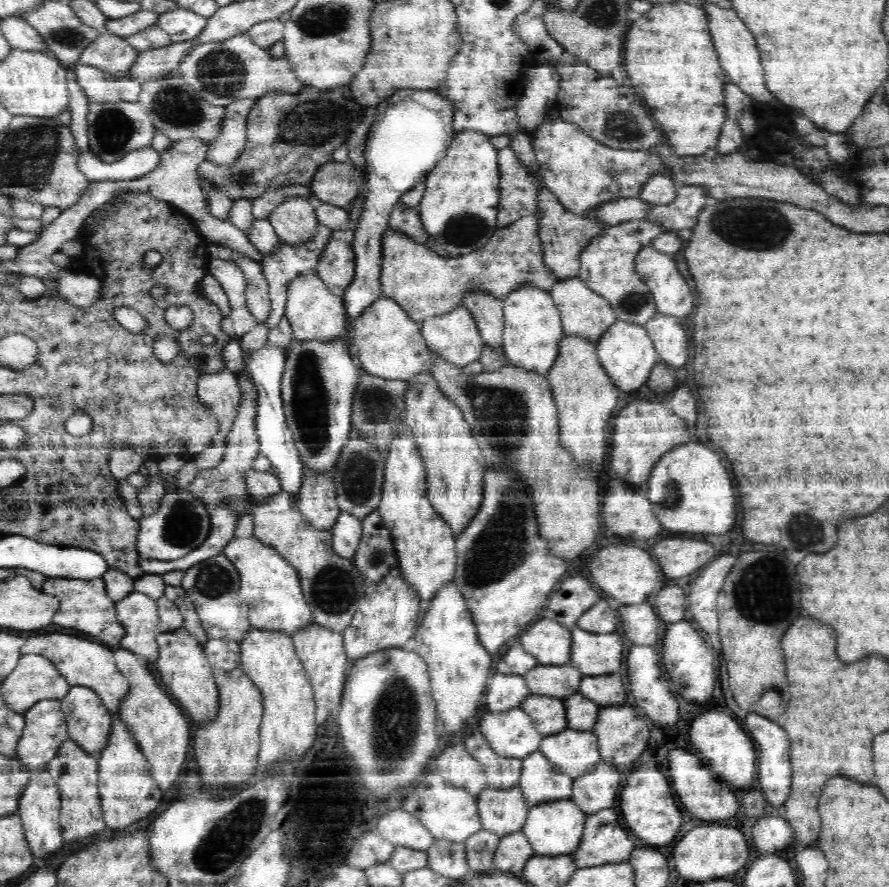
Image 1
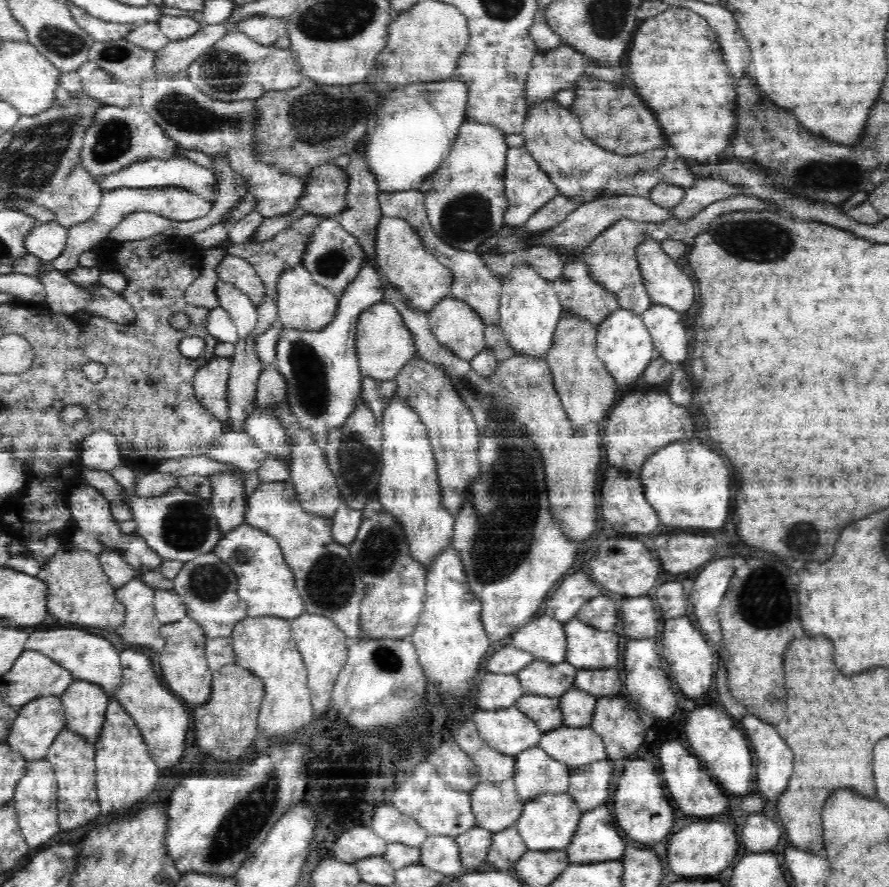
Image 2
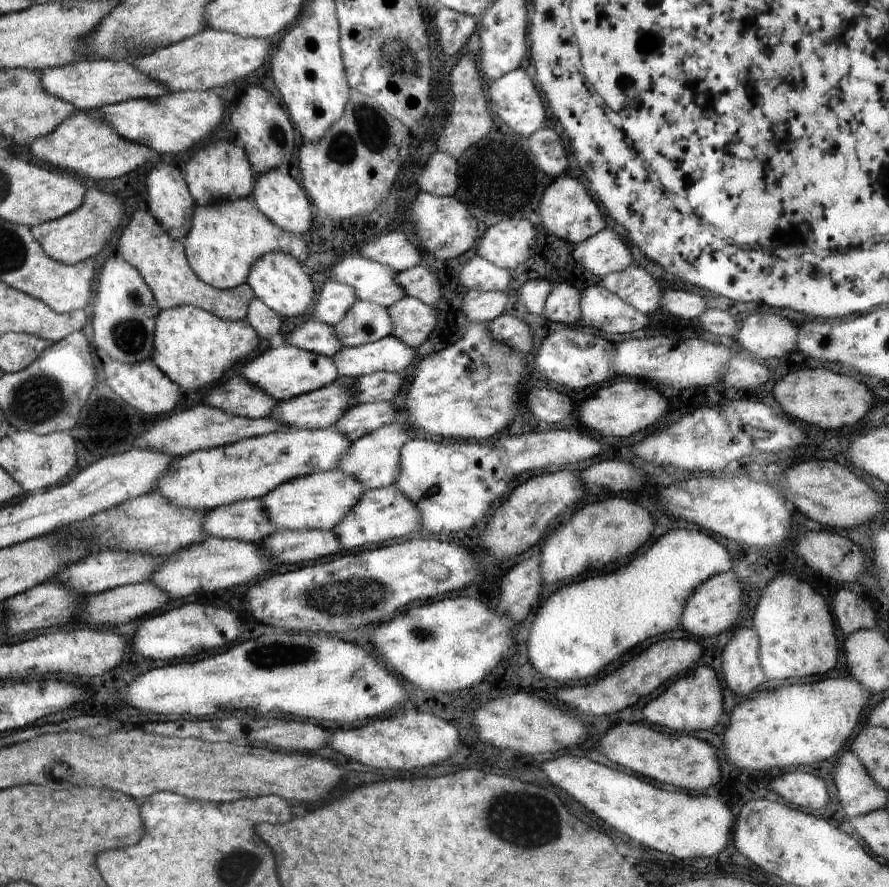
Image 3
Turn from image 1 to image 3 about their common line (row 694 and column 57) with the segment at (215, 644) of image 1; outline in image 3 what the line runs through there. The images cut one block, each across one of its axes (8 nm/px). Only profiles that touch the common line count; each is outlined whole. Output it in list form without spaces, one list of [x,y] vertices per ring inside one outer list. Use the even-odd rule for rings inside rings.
[[[88,185],[84,202],[78,209],[67,214],[66,217],[34,225],[31,227],[31,233],[49,256],[58,262],[73,265],[96,256],[106,244],[108,236],[120,224],[120,218],[122,218],[120,200]]]

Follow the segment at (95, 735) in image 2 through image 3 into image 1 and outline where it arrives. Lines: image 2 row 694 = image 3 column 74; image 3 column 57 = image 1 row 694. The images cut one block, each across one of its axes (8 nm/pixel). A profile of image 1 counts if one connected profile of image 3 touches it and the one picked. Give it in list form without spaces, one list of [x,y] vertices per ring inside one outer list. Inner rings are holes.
[[[72,687],[59,701],[66,717],[69,738],[78,744],[82,751],[90,755],[98,756],[105,751],[105,746],[109,743],[112,734],[113,719],[100,696],[87,687]]]

